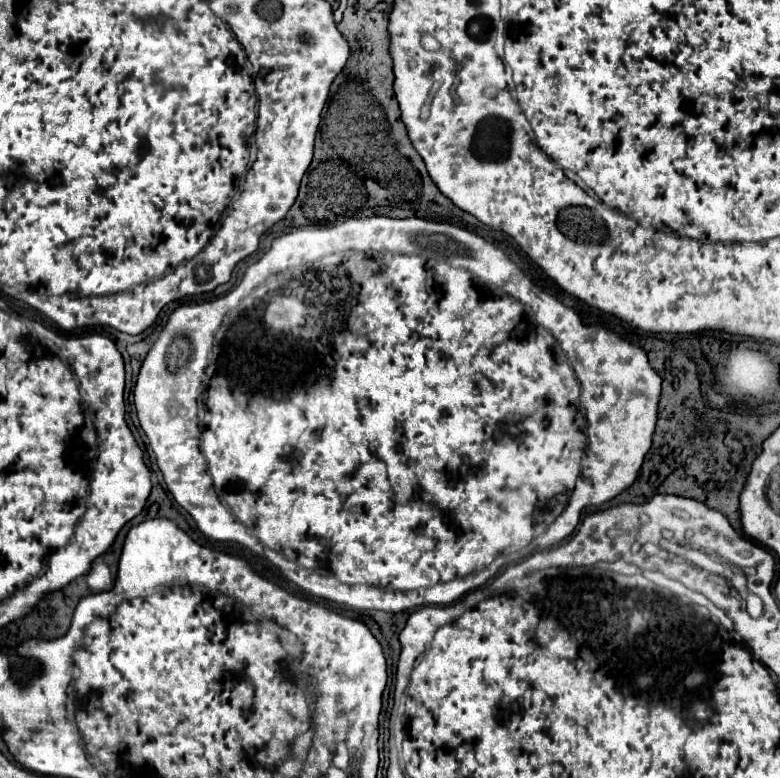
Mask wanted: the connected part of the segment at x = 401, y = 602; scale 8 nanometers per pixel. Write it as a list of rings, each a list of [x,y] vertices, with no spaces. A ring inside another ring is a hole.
[[[384,215],[350,217],[332,227],[314,227],[312,224],[294,228],[292,231],[287,227],[284,220],[275,224],[268,231],[268,236],[272,241],[270,251],[256,251],[239,262],[229,282],[219,285],[208,294],[187,296],[186,301],[179,300],[167,304],[155,324],[144,332],[145,339],[151,334],[153,328],[159,325],[162,328],[168,321],[158,341],[148,351],[140,367],[138,379],[136,379],[134,405],[138,411],[140,427],[144,429],[150,441],[150,447],[156,455],[156,463],[164,475],[168,491],[194,517],[198,529],[206,537],[214,541],[238,543],[250,549],[254,555],[266,559],[272,567],[276,567],[288,583],[296,585],[300,591],[312,597],[320,597],[320,599],[340,603],[352,609],[362,609],[362,611],[380,609],[380,611],[398,613],[398,611],[432,605],[432,603],[434,605],[454,603],[464,593],[486,585],[500,571],[500,567],[518,561],[509,560],[506,555],[518,553],[526,543],[529,543],[528,549],[520,551],[520,559],[528,553],[560,543],[562,539],[574,533],[584,509],[600,507],[602,503],[614,499],[618,493],[622,493],[634,483],[642,467],[642,461],[652,445],[652,433],[654,433],[656,415],[658,415],[660,383],[662,383],[660,375],[650,367],[648,355],[644,349],[640,349],[638,345],[632,345],[630,341],[622,339],[618,333],[602,325],[584,323],[572,307],[566,307],[546,289],[538,287],[522,271],[522,267],[514,263],[498,245],[462,227],[448,225],[448,223],[434,223],[432,220],[418,217],[398,219]],[[420,255],[426,255],[438,261],[448,261],[448,263],[428,261],[426,257],[420,257]],[[270,289],[276,289],[290,299],[286,327],[272,325],[272,321],[266,319],[268,301],[274,297]],[[204,369],[208,377],[206,381],[208,397],[206,397],[206,413],[200,423],[201,432],[201,429],[198,429],[196,401],[203,391]],[[520,465],[532,465],[534,469],[538,469],[538,489],[534,489],[536,487],[532,483],[534,479],[530,479],[528,473],[522,473],[524,467]],[[563,477],[570,479],[570,492],[564,493],[567,494],[568,501],[564,499],[552,501],[554,497],[558,497],[554,489],[557,490],[558,483],[562,483],[558,480],[563,480]],[[548,499],[550,499],[550,507],[548,507],[550,511],[544,509],[542,513],[534,517],[538,505]]]

